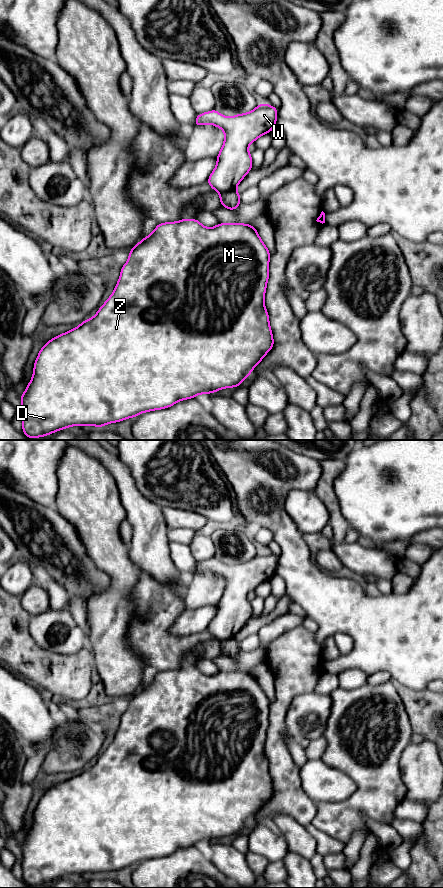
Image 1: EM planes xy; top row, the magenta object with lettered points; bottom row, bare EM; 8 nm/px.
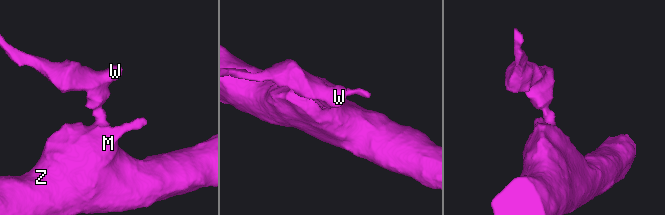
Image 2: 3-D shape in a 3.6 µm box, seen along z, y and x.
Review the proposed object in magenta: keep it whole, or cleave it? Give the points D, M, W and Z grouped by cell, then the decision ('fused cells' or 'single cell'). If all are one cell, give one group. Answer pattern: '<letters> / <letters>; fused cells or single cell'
D M Z / W; fused cells

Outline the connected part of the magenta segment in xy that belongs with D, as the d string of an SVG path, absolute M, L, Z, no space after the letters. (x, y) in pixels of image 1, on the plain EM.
M197 667L159 671L152 682L130 697L129 707L121 716L114 740L99 756L97 762L69 780L54 785L39 799L34 811L33 825L20 844L23 881L27 886L36 886L74 873L103 875L108 871L136 865L143 860L168 856L181 848L195 846L197 842L215 841L223 836L242 833L243 827L251 823L254 815L274 793L269 764L264 753L269 726L269 706L270 700L252 672L219 671L215 675L206 676Z

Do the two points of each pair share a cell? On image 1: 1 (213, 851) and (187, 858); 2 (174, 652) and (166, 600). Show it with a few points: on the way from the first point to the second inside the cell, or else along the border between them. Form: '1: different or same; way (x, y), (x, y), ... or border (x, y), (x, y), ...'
1: different; border (205, 853), (220, 872)
2: same; way (164, 639), (164, 613)

